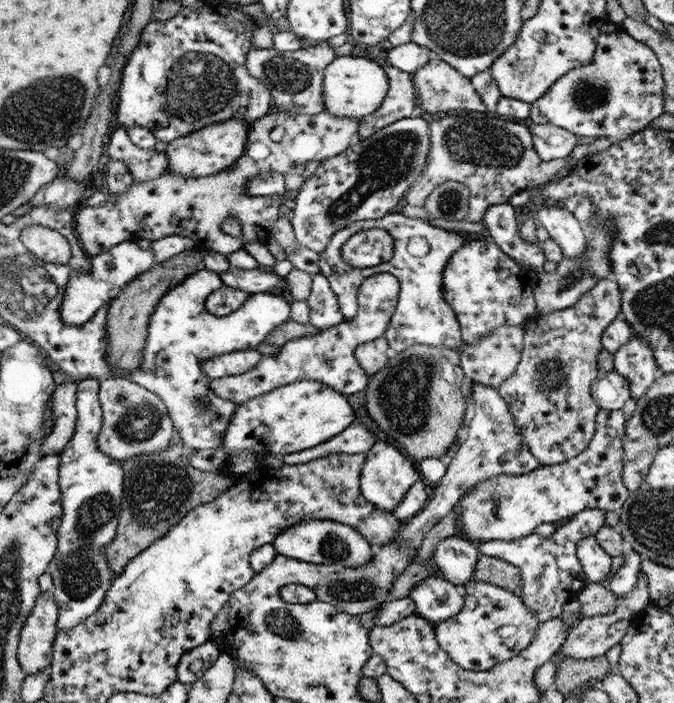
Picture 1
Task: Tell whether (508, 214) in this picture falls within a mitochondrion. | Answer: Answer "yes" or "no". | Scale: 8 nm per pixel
no

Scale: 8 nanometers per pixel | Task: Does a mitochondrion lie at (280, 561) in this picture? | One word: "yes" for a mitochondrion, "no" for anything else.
no

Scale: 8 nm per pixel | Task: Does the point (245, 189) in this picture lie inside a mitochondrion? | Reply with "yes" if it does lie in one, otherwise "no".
no

